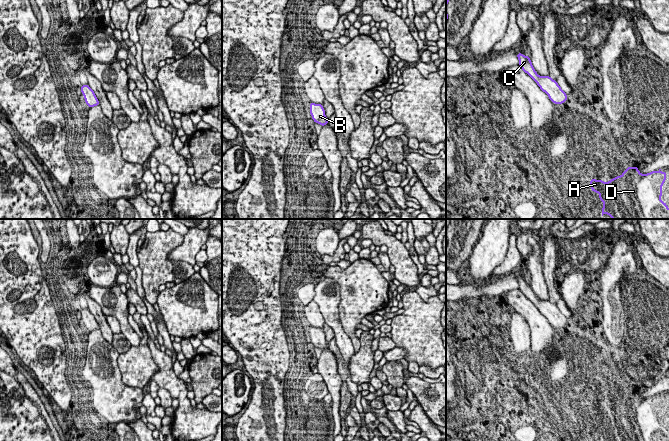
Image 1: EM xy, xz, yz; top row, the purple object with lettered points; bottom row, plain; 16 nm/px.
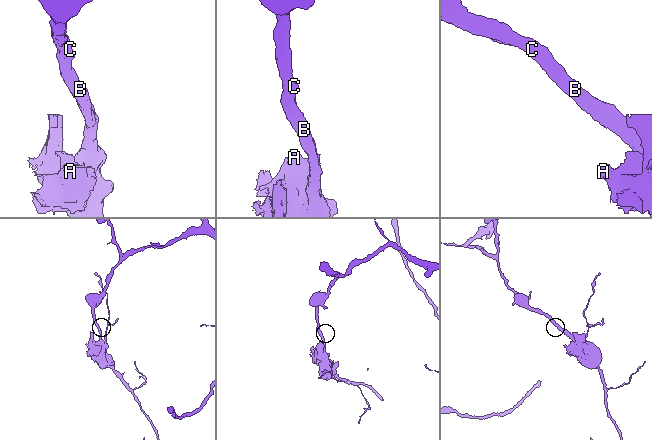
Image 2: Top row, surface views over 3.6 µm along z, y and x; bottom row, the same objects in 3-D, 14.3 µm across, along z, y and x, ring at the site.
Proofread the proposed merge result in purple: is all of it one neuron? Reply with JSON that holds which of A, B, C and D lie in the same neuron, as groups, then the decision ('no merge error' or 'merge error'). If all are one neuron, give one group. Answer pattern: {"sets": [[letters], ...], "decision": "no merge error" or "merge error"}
{"sets": [["A", "B", "C", "D"]], "decision": "no merge error"}

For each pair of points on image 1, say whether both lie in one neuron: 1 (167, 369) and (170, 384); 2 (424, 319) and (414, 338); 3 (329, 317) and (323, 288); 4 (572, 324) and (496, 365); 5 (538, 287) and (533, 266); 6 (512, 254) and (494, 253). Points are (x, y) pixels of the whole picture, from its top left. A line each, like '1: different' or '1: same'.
1: same
2: same
3: same
4: different
5: same
6: different

